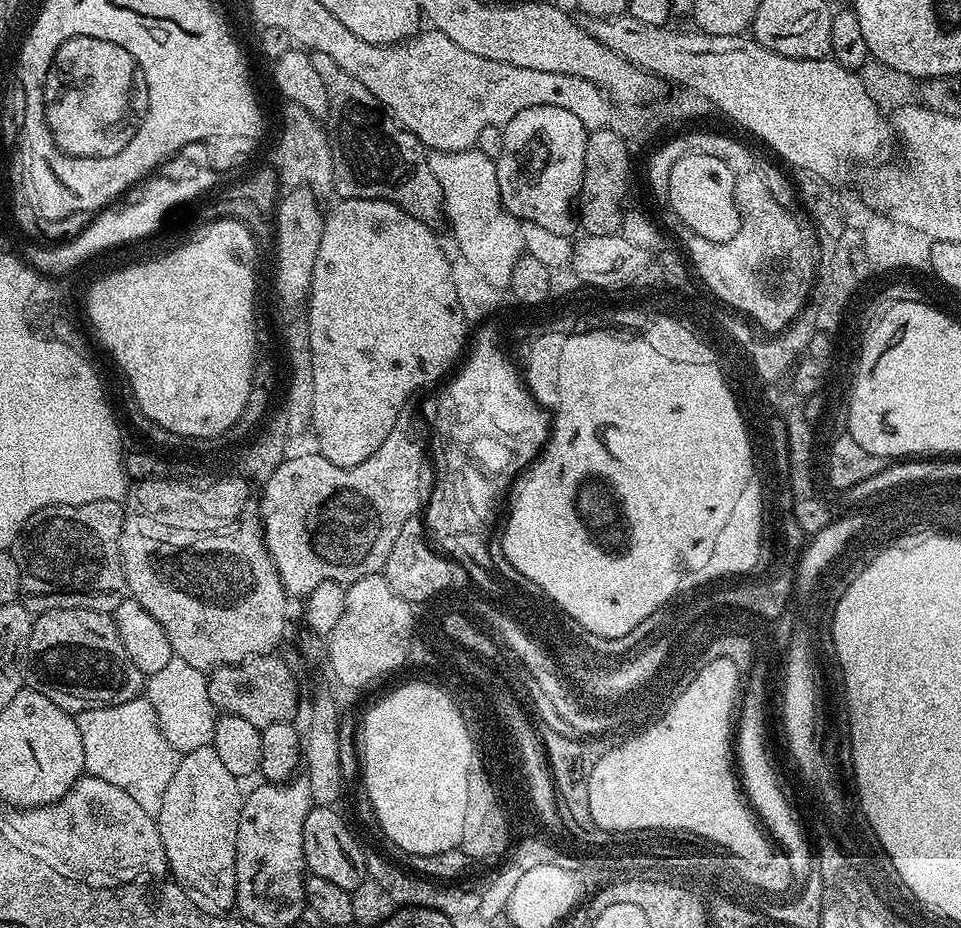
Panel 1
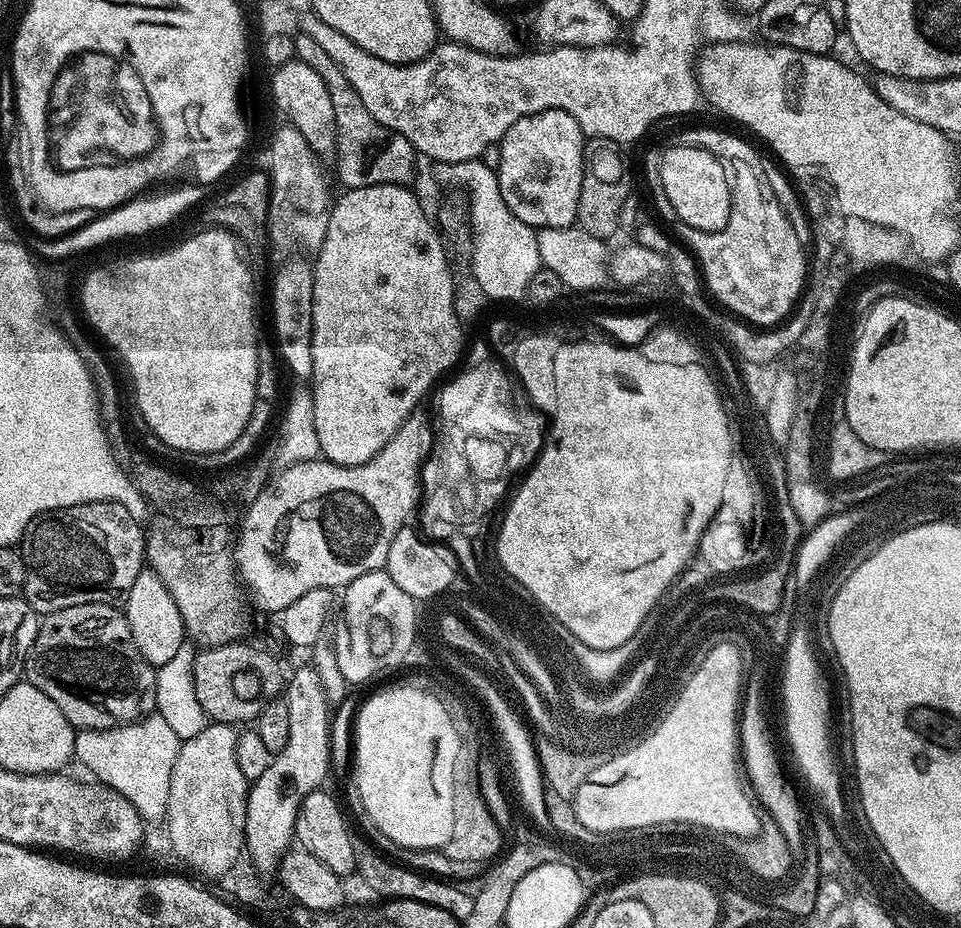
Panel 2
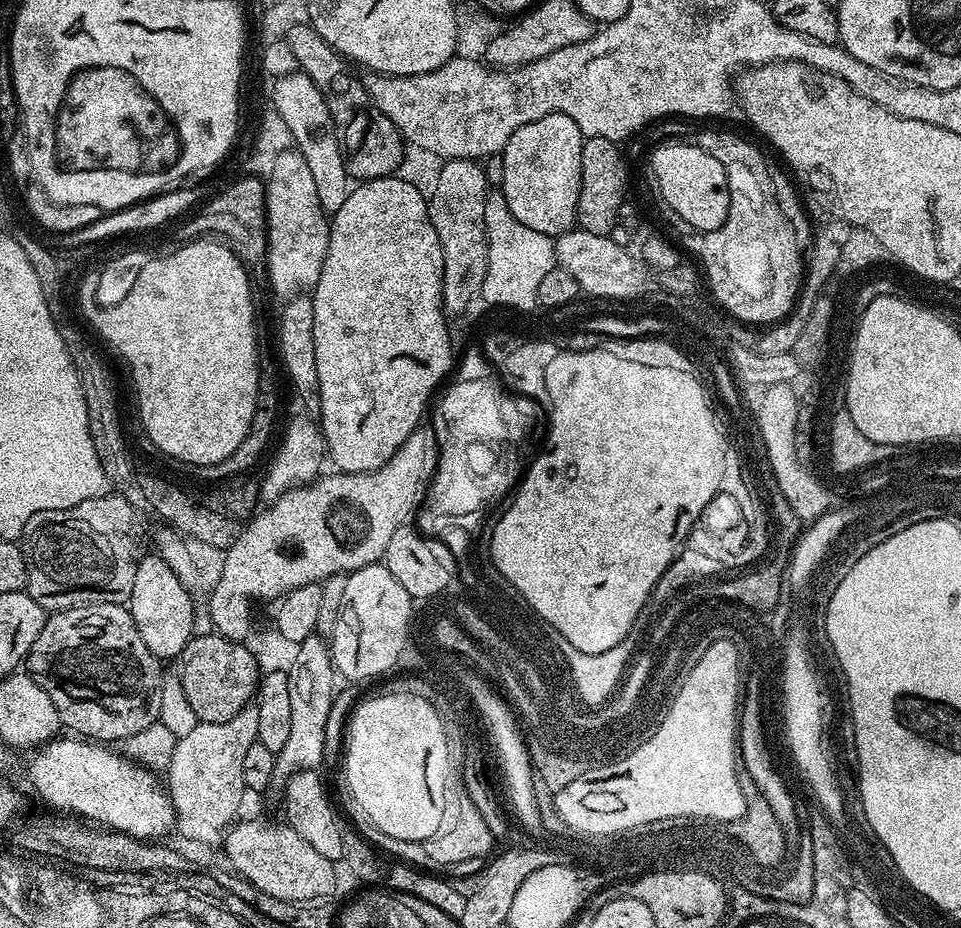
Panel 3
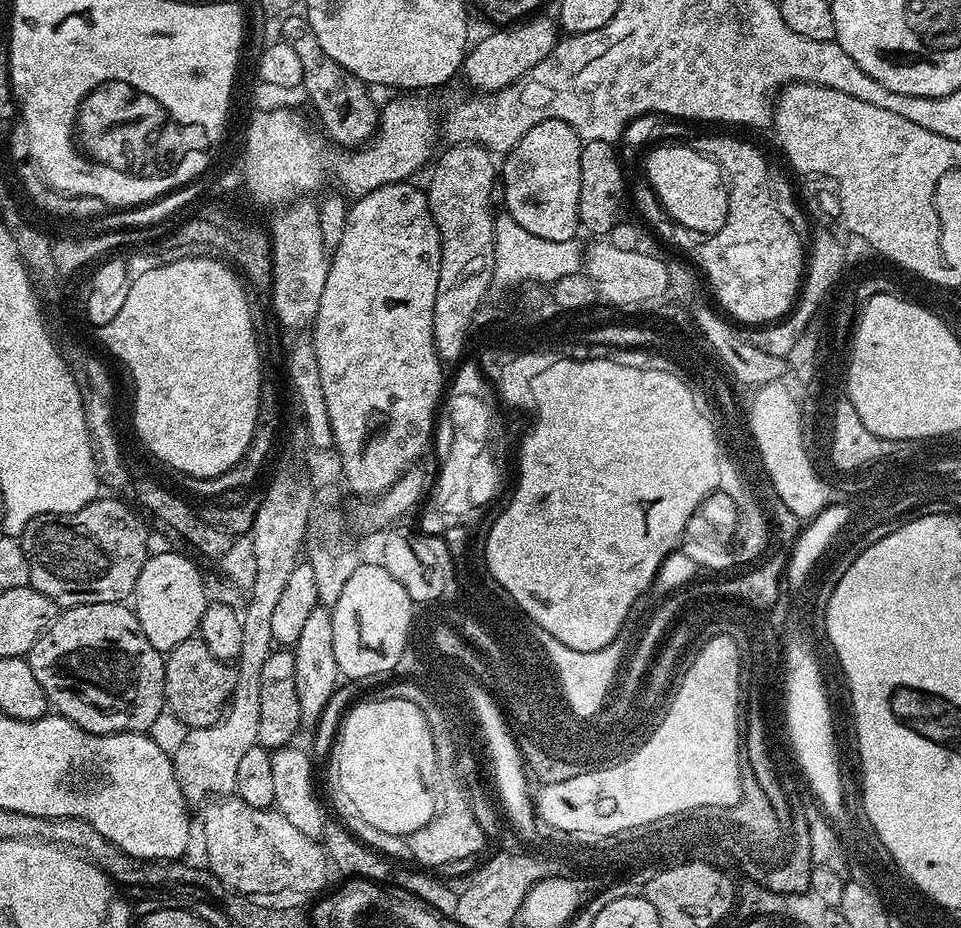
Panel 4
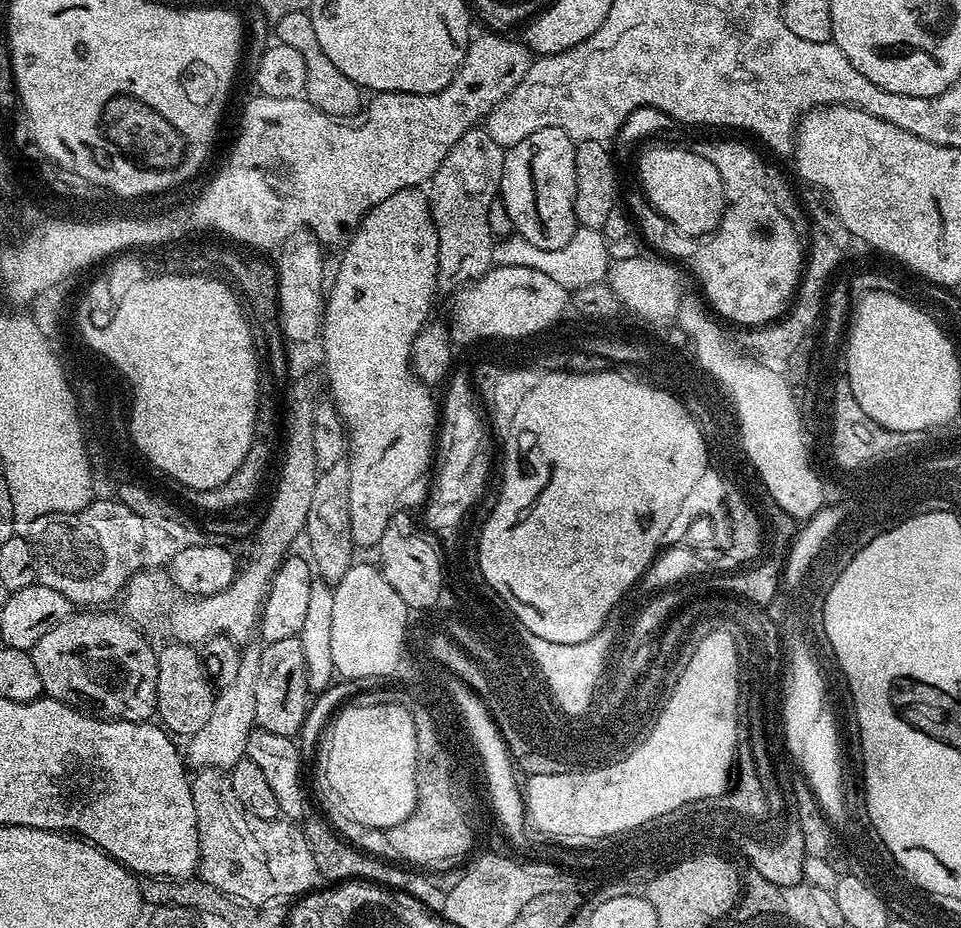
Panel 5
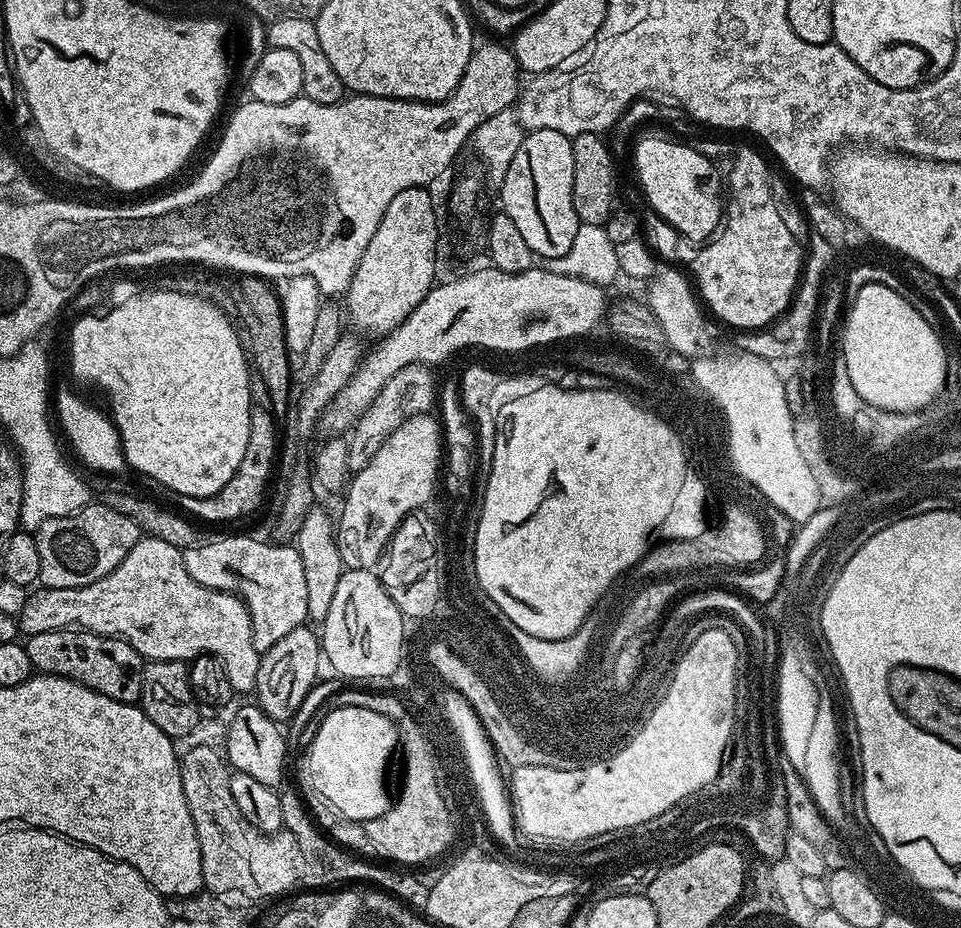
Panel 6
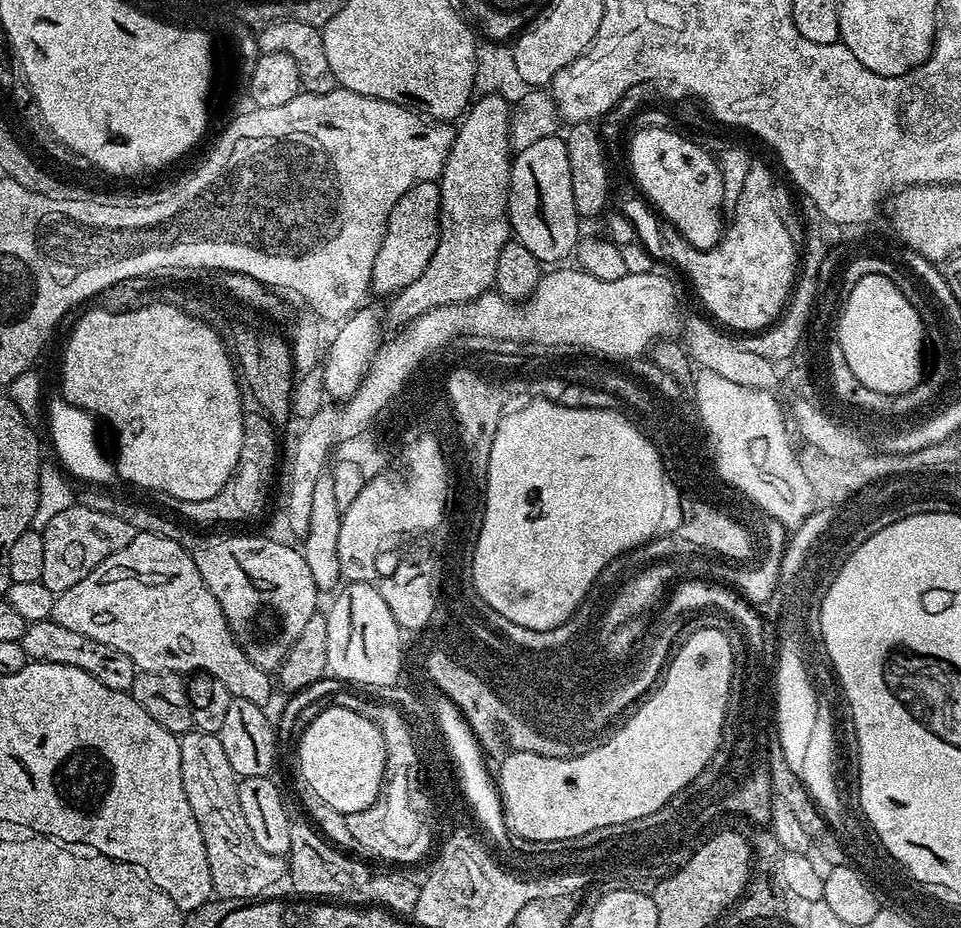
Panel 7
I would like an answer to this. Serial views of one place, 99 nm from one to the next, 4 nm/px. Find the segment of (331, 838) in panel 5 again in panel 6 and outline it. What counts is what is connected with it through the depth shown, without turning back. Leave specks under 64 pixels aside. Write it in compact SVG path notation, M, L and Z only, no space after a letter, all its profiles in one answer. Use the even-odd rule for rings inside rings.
M281 787L279 789L280 801L282 802L282 822L283 831L289 836L293 836L302 850L304 867L302 869L302 880L309 889L328 890L333 886L375 886L396 897L397 900L403 900L409 908L413 910L423 909L424 903L428 898L429 885L422 880L415 882L410 879L396 879L394 875L384 874L377 869L368 868L366 864L358 864L359 855L354 855L348 859L348 856L342 855L338 846L322 831L319 824L312 818L308 811L308 805L303 795L299 796L292 788Z

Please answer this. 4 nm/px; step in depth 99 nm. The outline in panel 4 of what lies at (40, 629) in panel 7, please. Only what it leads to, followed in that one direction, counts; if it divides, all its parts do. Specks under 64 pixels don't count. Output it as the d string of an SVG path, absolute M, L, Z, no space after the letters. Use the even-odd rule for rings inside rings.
M127 603L79 604L63 609L51 626L36 639L26 659L49 705L84 732L99 736L109 736L115 732L147 733L165 711L165 657L150 646L146 634L142 634L135 611Z

